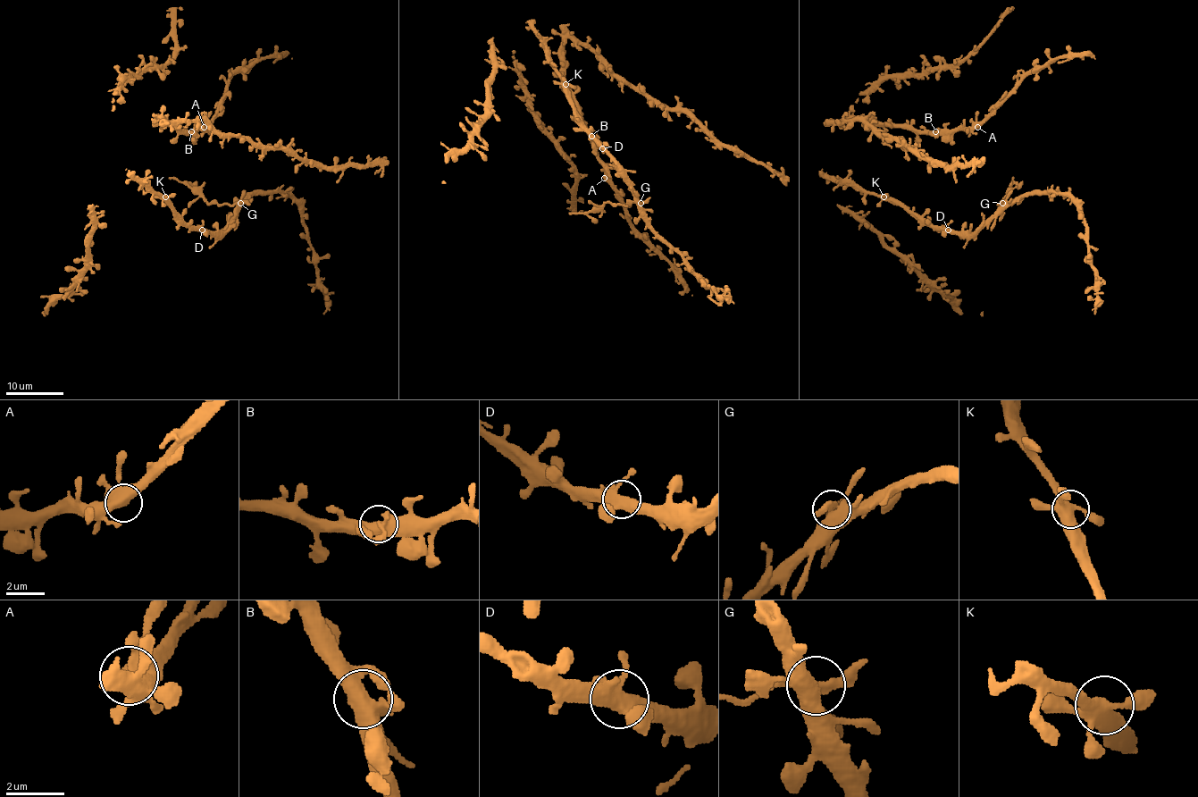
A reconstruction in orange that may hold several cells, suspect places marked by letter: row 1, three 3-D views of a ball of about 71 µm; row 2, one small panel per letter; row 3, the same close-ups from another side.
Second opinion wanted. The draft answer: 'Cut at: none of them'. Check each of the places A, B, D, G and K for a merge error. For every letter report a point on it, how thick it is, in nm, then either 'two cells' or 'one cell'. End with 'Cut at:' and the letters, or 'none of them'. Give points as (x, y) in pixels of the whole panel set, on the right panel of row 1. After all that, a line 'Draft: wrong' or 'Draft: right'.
A: place (977, 127); calibre 440 nm; one cell
B: place (935, 131); calibre 480 nm; one cell
D: place (948, 230); calibre 420 nm; one cell
G: place (1002, 203); calibre 440 nm; two cells
K: place (883, 197); calibre 480 nm; one cell
Cut at: G
Draft: wrong

